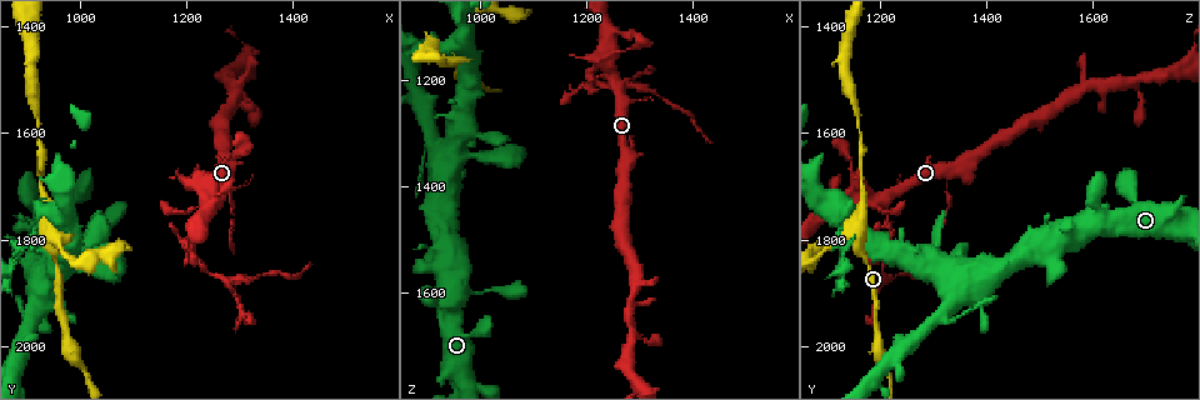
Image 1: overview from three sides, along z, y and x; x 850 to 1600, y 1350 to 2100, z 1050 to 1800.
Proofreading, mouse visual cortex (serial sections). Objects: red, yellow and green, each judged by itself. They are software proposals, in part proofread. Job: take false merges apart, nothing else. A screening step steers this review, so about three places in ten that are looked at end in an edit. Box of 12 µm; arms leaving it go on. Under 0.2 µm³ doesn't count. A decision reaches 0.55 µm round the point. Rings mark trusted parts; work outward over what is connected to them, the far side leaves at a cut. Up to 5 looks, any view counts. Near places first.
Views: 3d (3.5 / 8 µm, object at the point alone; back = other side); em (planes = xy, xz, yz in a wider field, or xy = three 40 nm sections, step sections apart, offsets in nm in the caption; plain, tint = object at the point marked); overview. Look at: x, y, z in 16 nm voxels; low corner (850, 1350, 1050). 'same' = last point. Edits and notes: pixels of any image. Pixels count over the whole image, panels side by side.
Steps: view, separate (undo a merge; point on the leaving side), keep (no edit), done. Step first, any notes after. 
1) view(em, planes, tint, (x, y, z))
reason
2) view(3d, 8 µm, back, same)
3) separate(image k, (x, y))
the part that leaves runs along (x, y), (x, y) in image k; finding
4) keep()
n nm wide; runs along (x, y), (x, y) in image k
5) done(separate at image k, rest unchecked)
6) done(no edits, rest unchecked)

view(em, xy, step 2, tint, (950, 1805, 1160))
two arms in line, one across

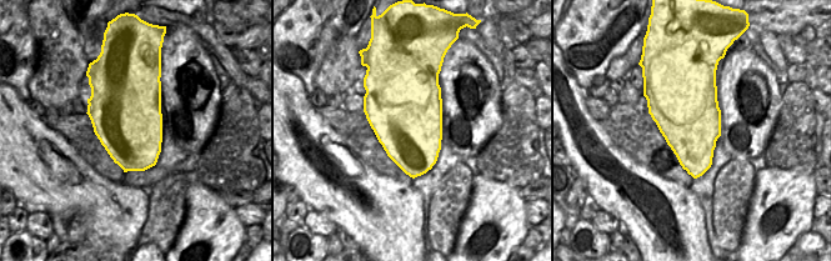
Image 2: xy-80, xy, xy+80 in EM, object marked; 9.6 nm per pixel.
view(3d, 3.5 µm, same)

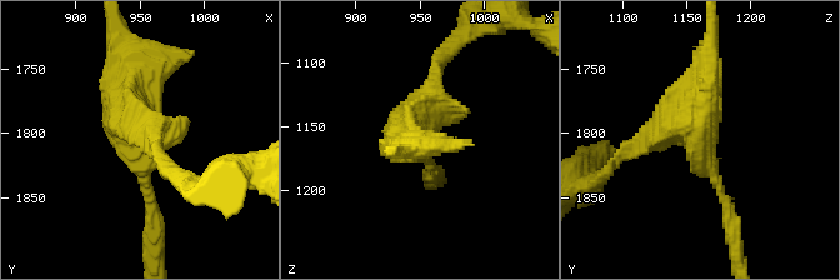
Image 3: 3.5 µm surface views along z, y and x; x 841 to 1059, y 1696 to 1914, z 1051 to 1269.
separate(image 3, (433, 84))
the part that leaves runs along (416, 115), (463, 35) in image 3; a second cell is stuck on

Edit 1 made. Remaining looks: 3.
view(overview)
see it whole again

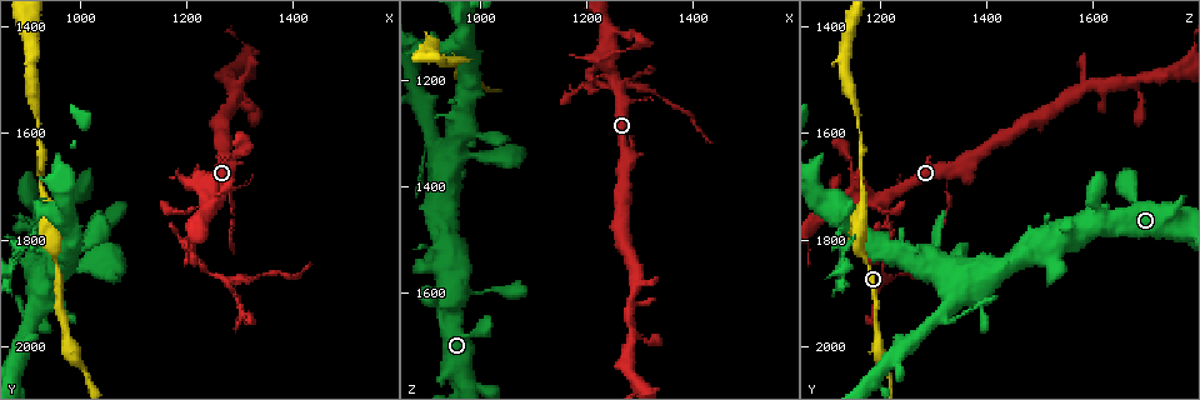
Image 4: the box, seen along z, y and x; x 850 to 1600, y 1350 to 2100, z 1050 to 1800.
view(3d, 3.5 µm, (1260, 1725, 1215))
arms part here

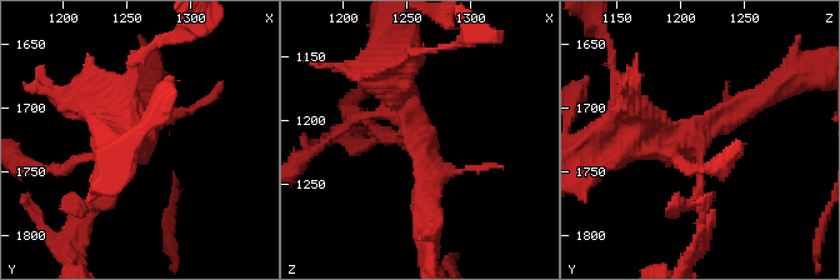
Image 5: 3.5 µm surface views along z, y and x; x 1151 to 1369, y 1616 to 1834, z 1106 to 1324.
view(em, xy, step 2, tint, (1254, 1726, 1216))
need the tissue

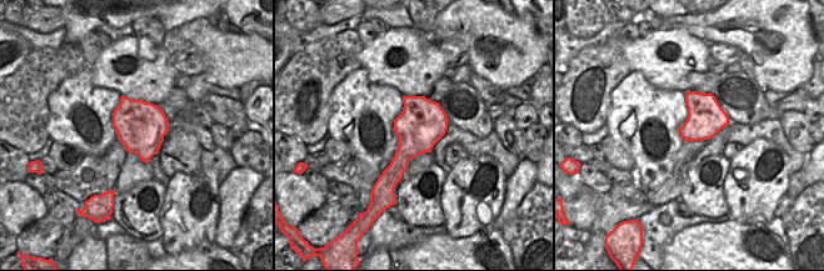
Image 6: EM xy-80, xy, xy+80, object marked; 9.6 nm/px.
separate(image 5, (108, 204))
the part that leaves runs along (701, 176), (691, 260) in image 5; two cells meet here

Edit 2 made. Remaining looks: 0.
done(separate at image 3, separate at image 5, rest unchecked)

